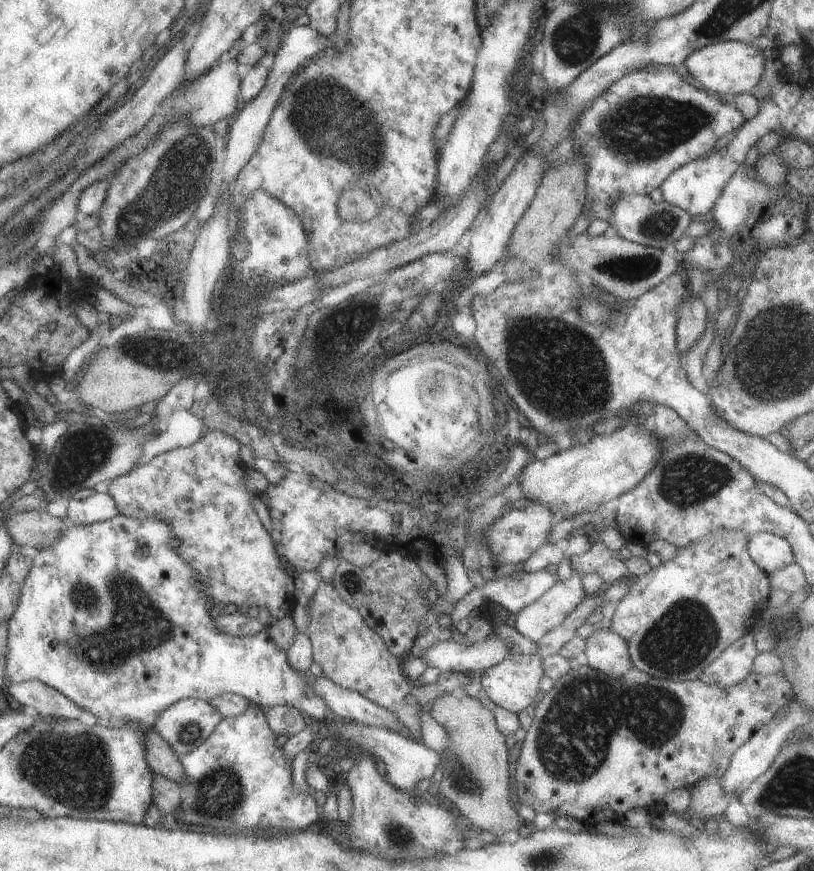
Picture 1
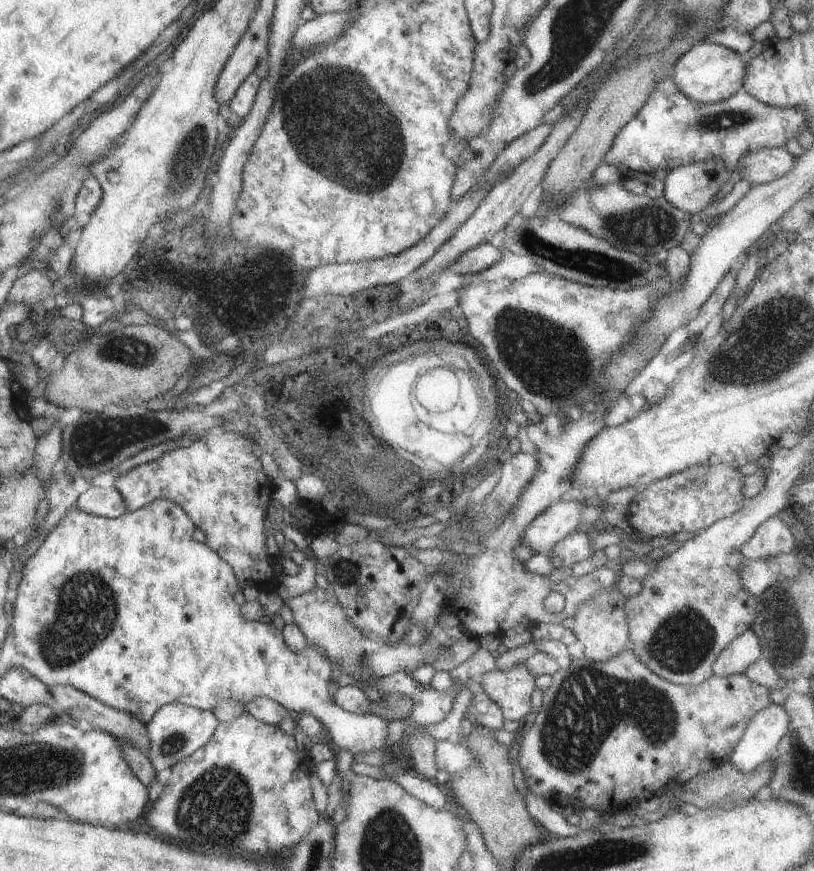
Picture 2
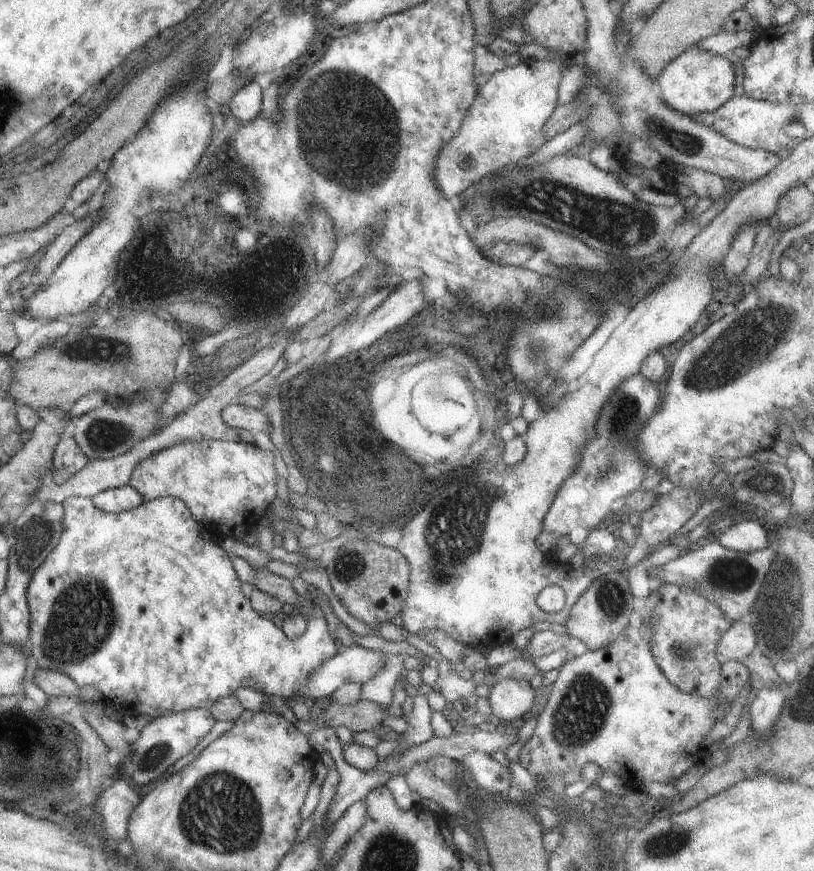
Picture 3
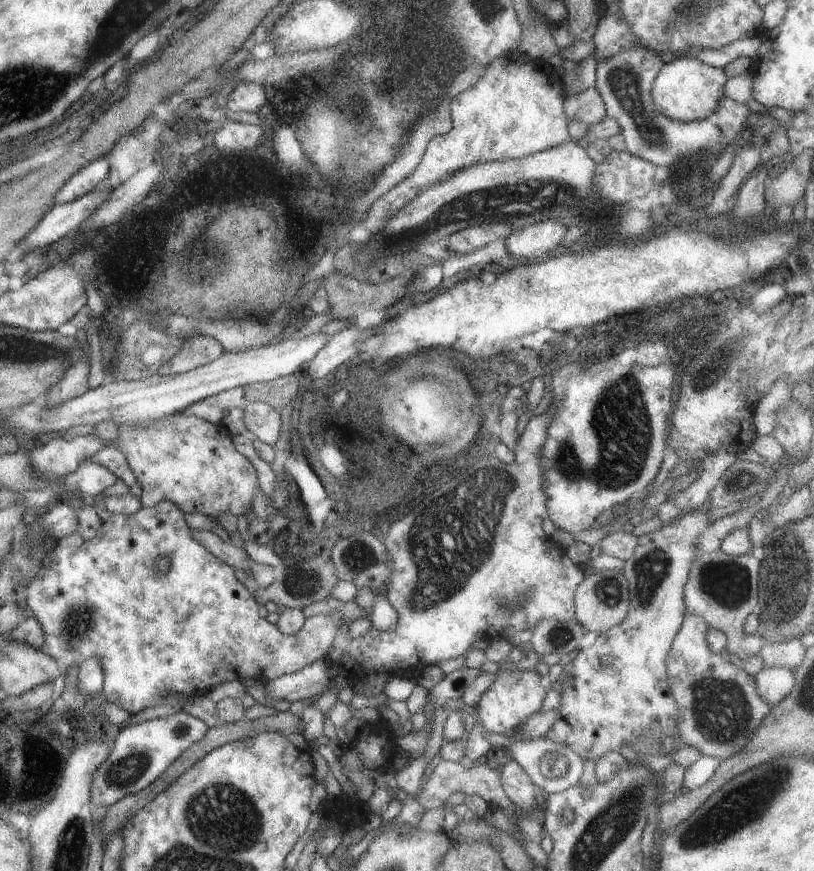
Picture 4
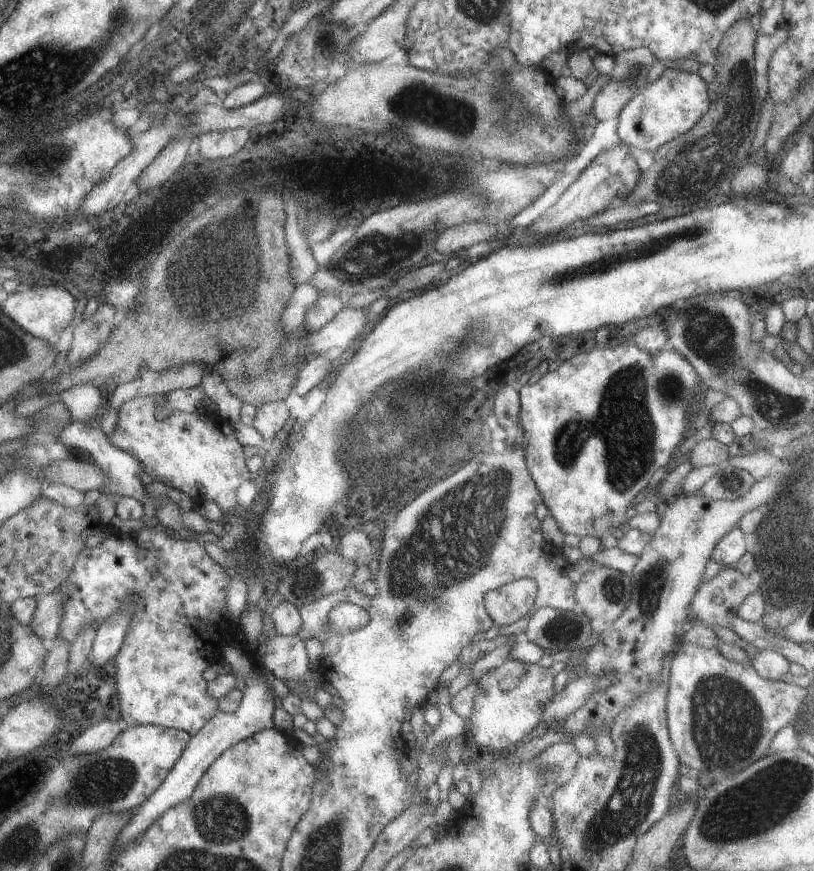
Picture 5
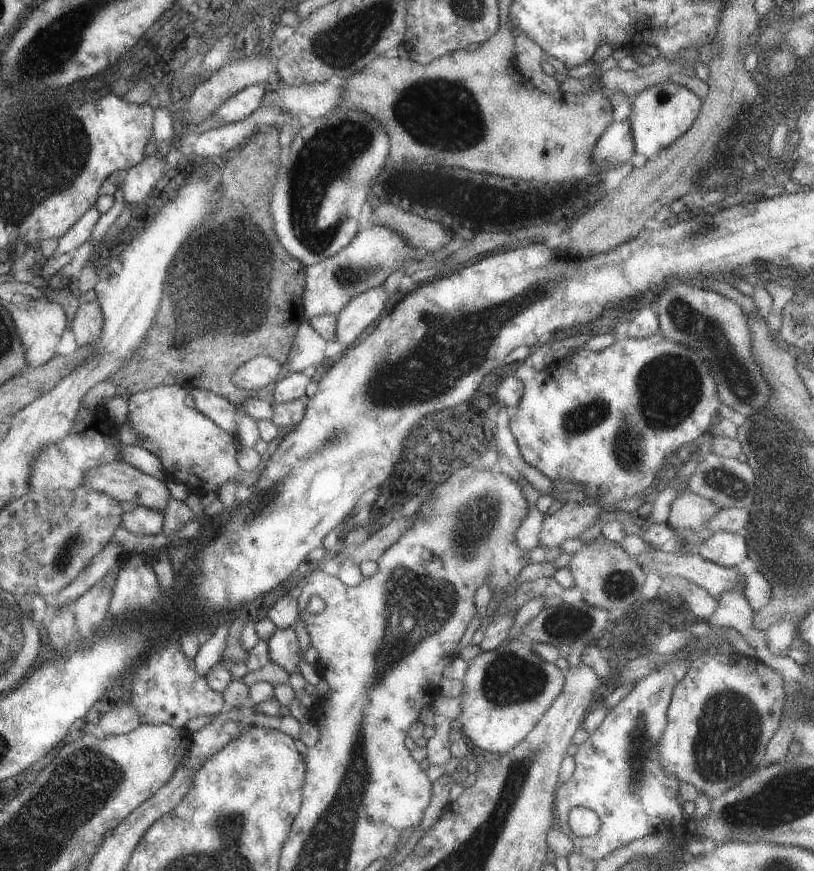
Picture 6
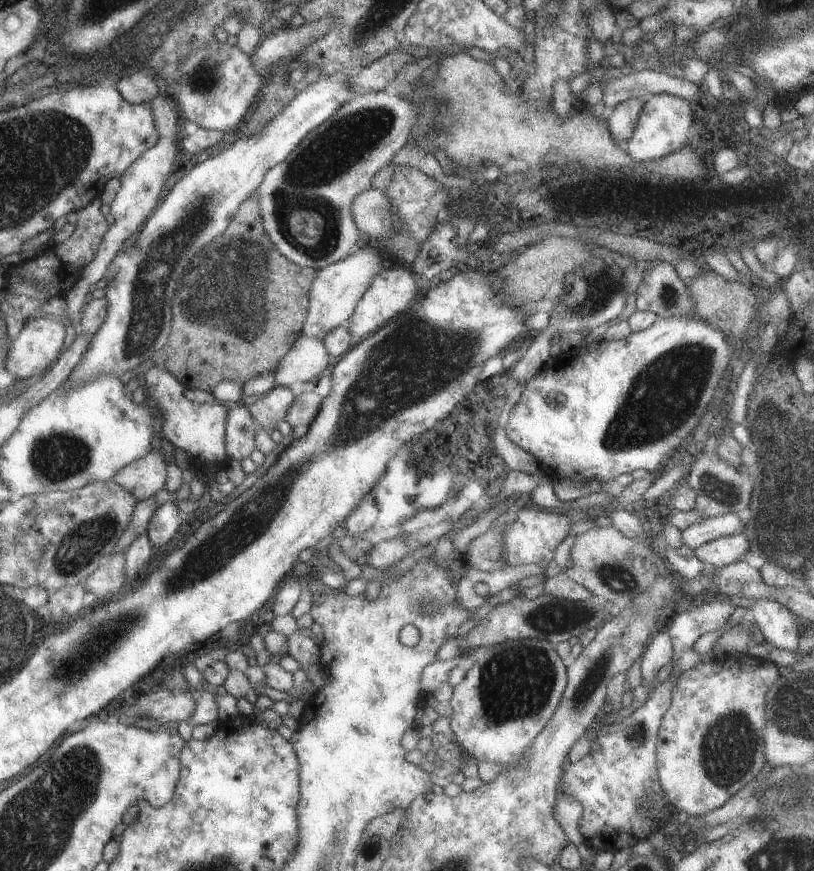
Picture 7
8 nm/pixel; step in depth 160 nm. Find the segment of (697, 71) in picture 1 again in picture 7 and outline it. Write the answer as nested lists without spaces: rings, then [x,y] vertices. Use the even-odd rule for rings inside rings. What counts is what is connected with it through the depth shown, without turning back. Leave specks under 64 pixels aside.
[[[655,94],[644,102],[633,132],[622,145],[623,154],[633,162],[648,162],[680,149],[692,134],[695,124],[688,102],[671,95]]]

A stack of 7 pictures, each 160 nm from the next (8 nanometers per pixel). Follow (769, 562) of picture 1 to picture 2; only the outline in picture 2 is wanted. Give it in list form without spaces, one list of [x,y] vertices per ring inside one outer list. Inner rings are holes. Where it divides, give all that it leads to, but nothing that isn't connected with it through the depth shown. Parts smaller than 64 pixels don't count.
[[[779,510],[759,523],[749,540],[740,546],[740,553],[745,559],[766,559],[776,554],[789,554],[794,550],[794,538],[782,520],[784,514],[785,510]]]

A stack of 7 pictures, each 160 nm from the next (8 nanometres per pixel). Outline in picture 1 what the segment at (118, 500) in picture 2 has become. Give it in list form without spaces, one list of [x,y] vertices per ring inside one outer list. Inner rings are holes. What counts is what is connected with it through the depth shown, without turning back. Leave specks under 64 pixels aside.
[[[95,492],[81,499],[69,498],[64,518],[69,524],[90,525],[117,514],[113,500],[103,492]]]

